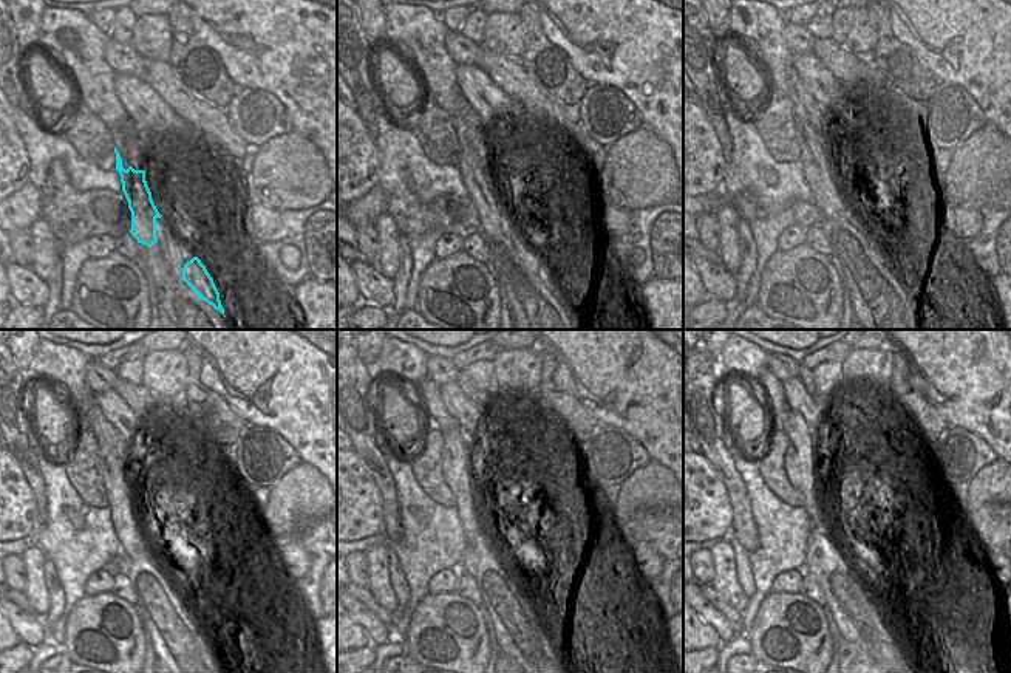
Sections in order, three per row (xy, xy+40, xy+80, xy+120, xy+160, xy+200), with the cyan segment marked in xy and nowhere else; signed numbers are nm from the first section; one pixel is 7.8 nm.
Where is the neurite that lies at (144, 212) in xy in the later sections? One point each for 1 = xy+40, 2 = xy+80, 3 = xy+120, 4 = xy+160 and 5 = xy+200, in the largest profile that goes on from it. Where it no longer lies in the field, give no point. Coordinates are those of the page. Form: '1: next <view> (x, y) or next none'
1: next xy+40 (475, 169)
2: next xy+80 (815, 152)
3: next xy+120 (133, 545)
4: next xy+160 (456, 458)
5: next xy+200 (801, 443)

